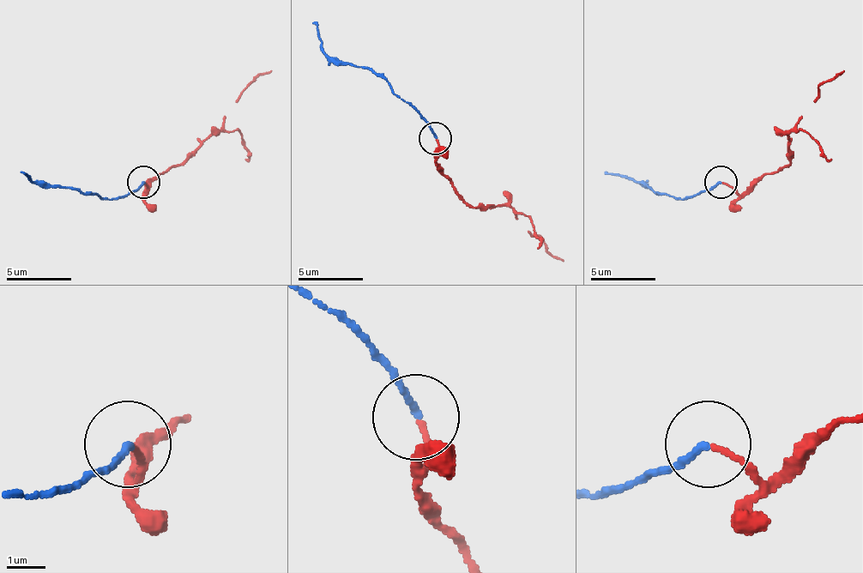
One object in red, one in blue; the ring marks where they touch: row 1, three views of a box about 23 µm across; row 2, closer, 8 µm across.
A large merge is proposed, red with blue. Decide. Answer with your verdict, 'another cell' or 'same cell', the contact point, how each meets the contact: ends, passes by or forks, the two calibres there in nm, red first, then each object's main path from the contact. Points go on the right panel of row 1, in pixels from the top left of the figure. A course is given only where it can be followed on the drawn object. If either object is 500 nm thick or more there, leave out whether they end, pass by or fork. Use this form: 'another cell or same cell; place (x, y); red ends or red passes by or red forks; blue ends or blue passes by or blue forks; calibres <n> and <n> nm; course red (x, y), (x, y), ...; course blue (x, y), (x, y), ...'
same cell; place (721, 182); red ends; blue ends; calibres 140 and 170 nm; course red (721, 181), (741, 194), (780, 171), (789, 161), (789, 129), (816, 103), (818, 87), (845, 70); course blue (721, 181), (705, 190), (676, 200), (650, 187), (605, 171)

